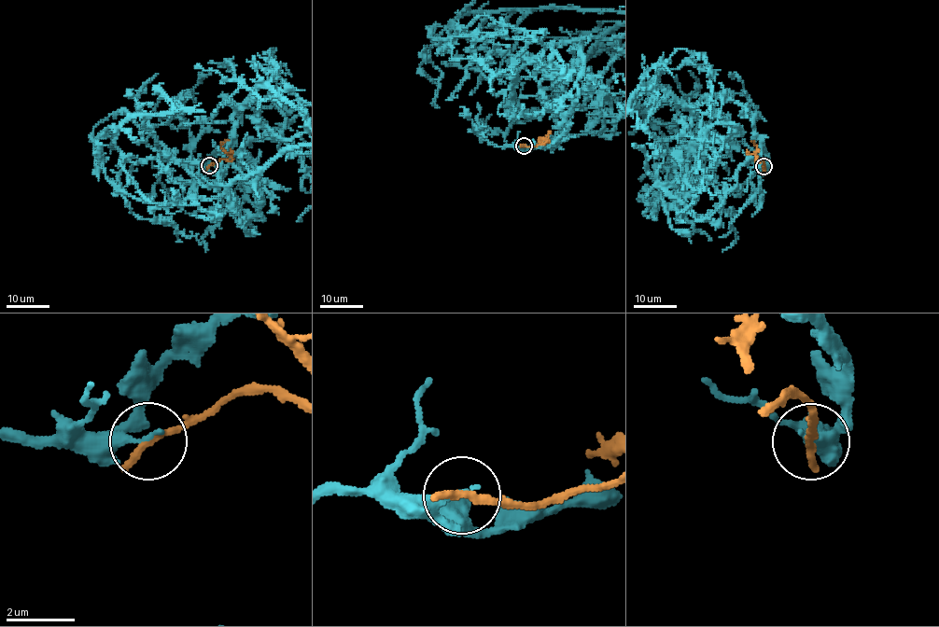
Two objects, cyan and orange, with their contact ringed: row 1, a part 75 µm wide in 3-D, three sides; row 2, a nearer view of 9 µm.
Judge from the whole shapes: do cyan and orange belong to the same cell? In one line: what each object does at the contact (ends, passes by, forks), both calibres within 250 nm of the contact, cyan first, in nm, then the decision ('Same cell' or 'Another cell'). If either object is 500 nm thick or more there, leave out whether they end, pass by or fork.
At the ring cyan ends. At the ring orange ends. Thickness 240 nm (cyan) against 280 nm. Another cell

